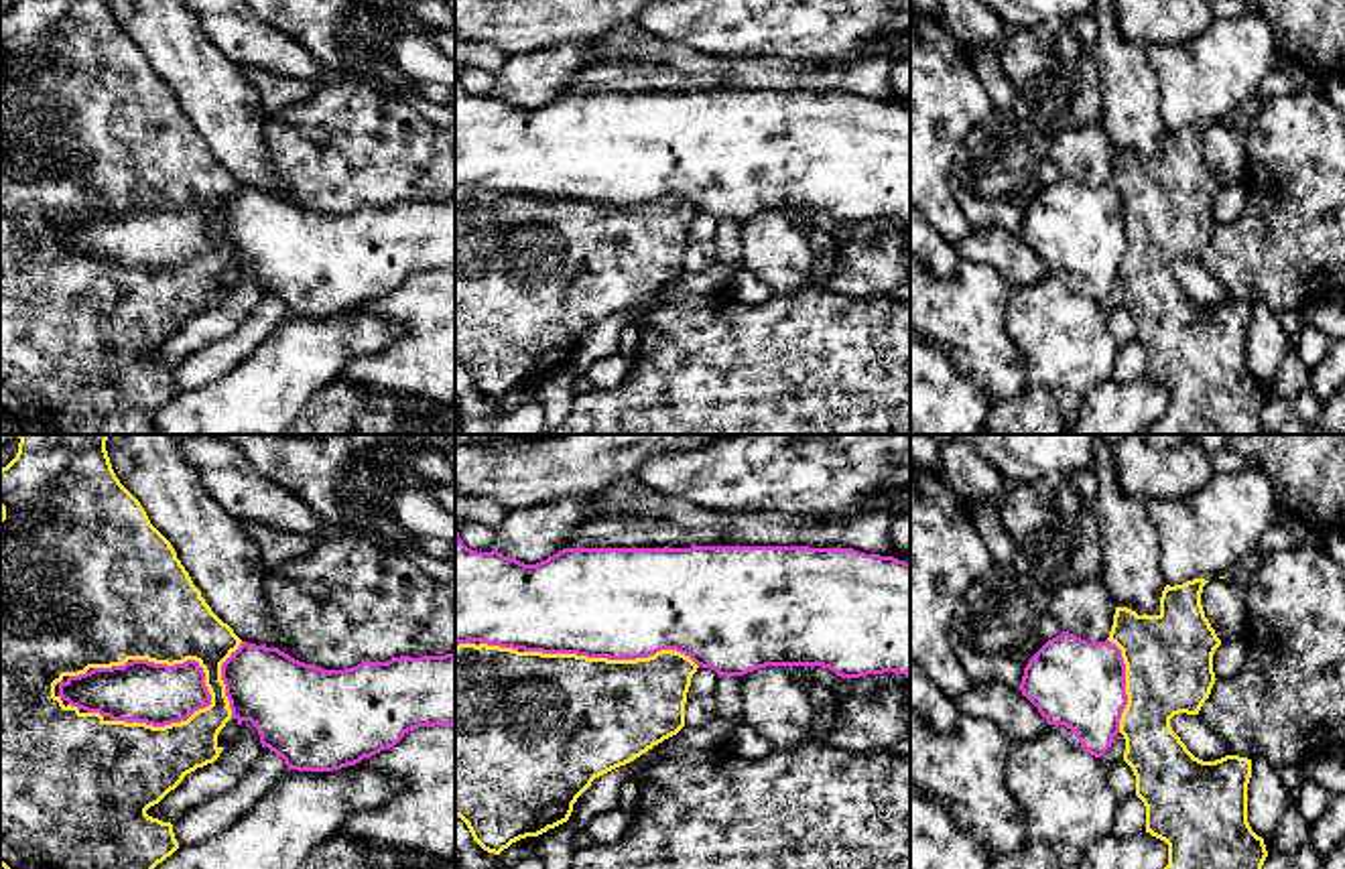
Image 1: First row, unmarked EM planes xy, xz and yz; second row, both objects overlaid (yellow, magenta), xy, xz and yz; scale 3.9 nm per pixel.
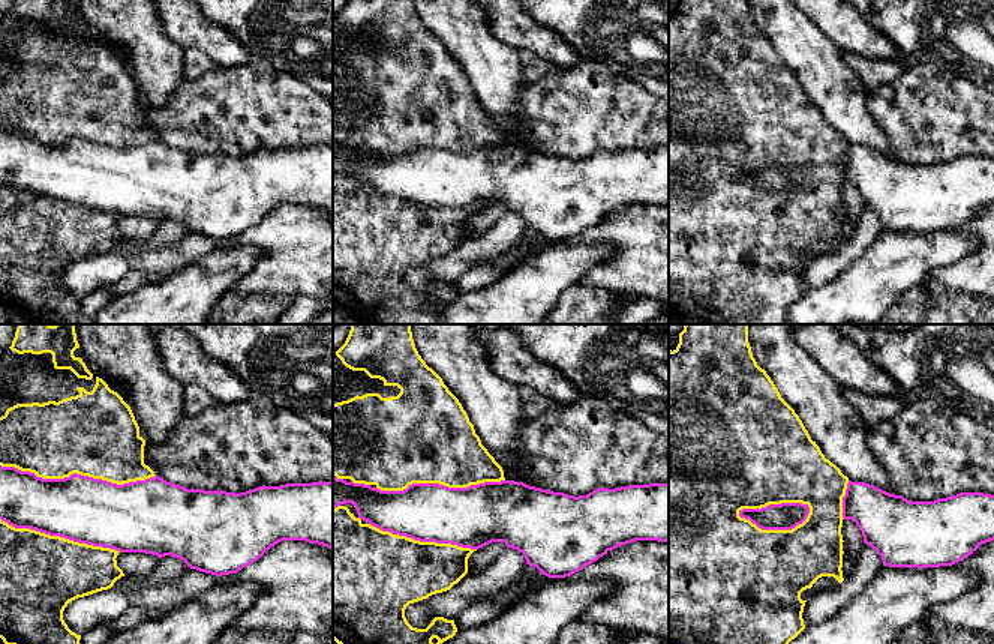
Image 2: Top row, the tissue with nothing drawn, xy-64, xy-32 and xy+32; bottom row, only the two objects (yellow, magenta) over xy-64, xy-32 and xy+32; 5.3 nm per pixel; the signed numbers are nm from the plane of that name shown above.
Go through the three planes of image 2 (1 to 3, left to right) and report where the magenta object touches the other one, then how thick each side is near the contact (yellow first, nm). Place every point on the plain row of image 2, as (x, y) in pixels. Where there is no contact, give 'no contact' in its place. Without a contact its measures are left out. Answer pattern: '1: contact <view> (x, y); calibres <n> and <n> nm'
1: contact xy-64 (78, 137); calibres 460 and 360 nm
2: contact xy-32 (440, 147); calibres 480 and 320 nm
3: contact xy+32 (774, 167); calibres 500 and 140 nm

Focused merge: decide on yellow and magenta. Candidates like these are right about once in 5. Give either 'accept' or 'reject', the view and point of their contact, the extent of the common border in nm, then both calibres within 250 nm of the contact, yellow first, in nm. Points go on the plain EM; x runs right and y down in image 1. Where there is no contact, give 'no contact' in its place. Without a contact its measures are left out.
reject | xy (177, 269) | 420 nm | 360/240 nm

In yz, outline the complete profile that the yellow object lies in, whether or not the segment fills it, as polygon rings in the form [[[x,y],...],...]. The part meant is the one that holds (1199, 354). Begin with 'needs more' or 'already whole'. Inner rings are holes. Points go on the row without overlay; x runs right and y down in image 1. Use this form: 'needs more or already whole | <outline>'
already whole | [[[1209,126],[1166,130],[1158,160],[1115,152],[1109,187],[1122,195],[1128,250],[1119,264],[1124,307],[1136,321],[1136,341],[1146,351],[1146,378],[1168,390],[1168,410],[1144,434],[1262,434],[1264,384],[1247,367],[1252,305],[1195,303],[1172,276],[1174,260],[1199,260],[1215,229],[1213,199],[1221,191],[1201,150]]]

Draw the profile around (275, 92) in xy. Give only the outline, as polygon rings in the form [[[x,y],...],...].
[[[248,67],[246,79],[256,89],[256,93],[268,114],[276,114],[284,106],[295,106],[315,91],[315,87],[307,81],[270,73],[260,67]]]

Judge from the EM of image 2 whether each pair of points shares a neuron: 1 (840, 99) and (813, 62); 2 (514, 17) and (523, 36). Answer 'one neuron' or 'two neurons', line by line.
1: one neuron
2: one neuron

